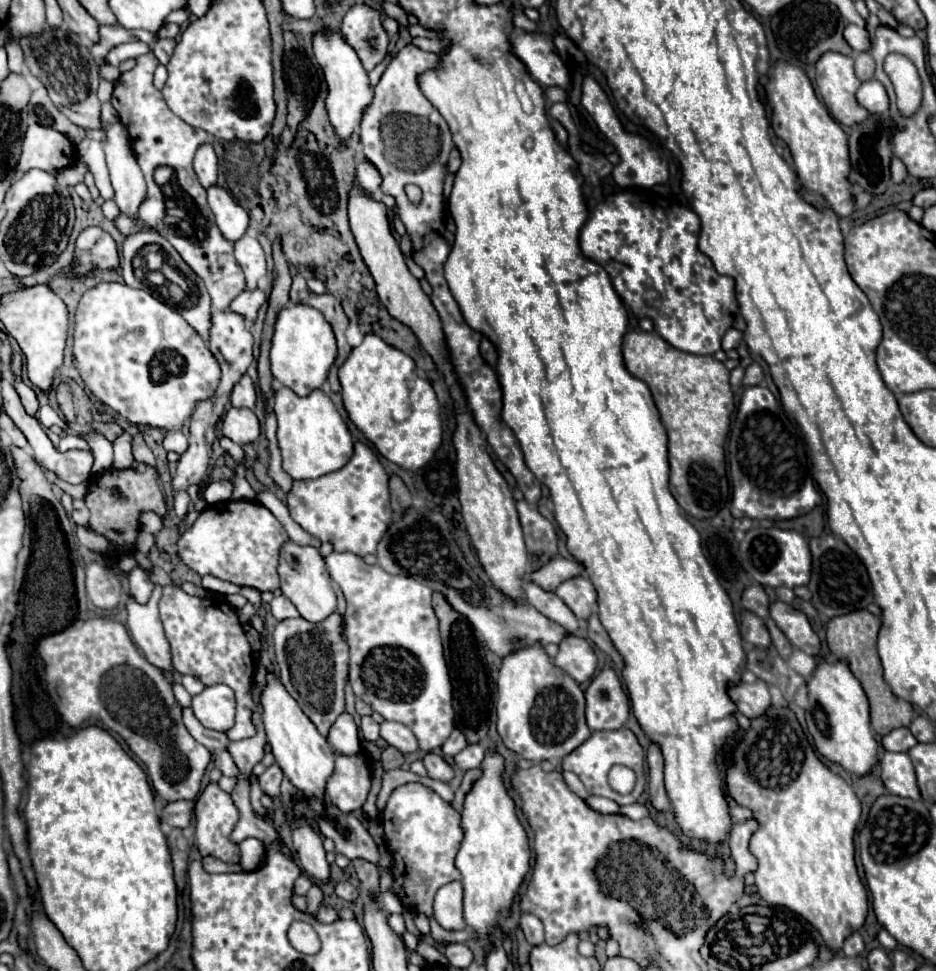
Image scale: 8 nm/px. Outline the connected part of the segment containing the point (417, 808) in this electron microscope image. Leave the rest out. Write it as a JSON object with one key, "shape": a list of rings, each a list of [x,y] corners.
{"shape":[[[406,783],[406,785],[400,785],[392,791],[384,811],[380,813],[380,823],[384,827],[388,851],[392,853],[392,859],[394,859],[394,865],[392,865],[392,891],[394,891],[394,895],[410,911],[424,913],[426,917],[432,917],[434,893],[442,885],[460,879],[460,871],[454,865],[454,857],[456,857],[460,843],[462,843],[462,837],[464,837],[464,831],[460,831],[460,813],[448,801],[444,801],[438,793],[434,793],[432,789],[428,789],[420,783]]]}

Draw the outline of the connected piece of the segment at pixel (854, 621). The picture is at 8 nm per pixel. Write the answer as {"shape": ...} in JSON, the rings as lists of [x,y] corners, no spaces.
{"shape":[[[860,609],[860,611],[848,613],[848,615],[840,615],[836,619],[830,619],[830,623],[826,627],[826,641],[828,641],[830,653],[836,659],[846,661],[850,671],[852,671],[852,675],[864,687],[864,693],[868,695],[868,701],[870,701],[872,729],[878,735],[888,735],[892,729],[908,727],[912,723],[912,705],[908,701],[904,701],[904,699],[894,697],[890,687],[886,685],[886,681],[882,677],[880,657],[876,653],[878,631],[880,631],[880,619],[876,615],[872,615],[870,611],[866,611],[866,609]]]}

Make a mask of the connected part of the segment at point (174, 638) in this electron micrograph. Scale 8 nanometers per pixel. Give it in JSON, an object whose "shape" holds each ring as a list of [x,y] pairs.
{"shape":[[[166,585],[160,597],[160,619],[164,625],[166,639],[170,643],[172,667],[182,675],[194,675],[204,685],[224,683],[236,693],[236,725],[226,733],[228,739],[238,741],[252,737],[256,733],[250,713],[252,713],[252,697],[248,689],[254,677],[254,657],[244,635],[244,629],[238,621],[236,613],[224,613],[222,605],[210,597],[200,599],[184,593],[176,585]]]}

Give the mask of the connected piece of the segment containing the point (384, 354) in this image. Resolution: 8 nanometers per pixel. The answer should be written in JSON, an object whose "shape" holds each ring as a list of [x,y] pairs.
{"shape":[[[370,333],[352,349],[338,377],[350,421],[382,457],[406,471],[416,471],[434,457],[442,441],[440,405],[432,385],[416,375],[416,365],[408,355]]]}

